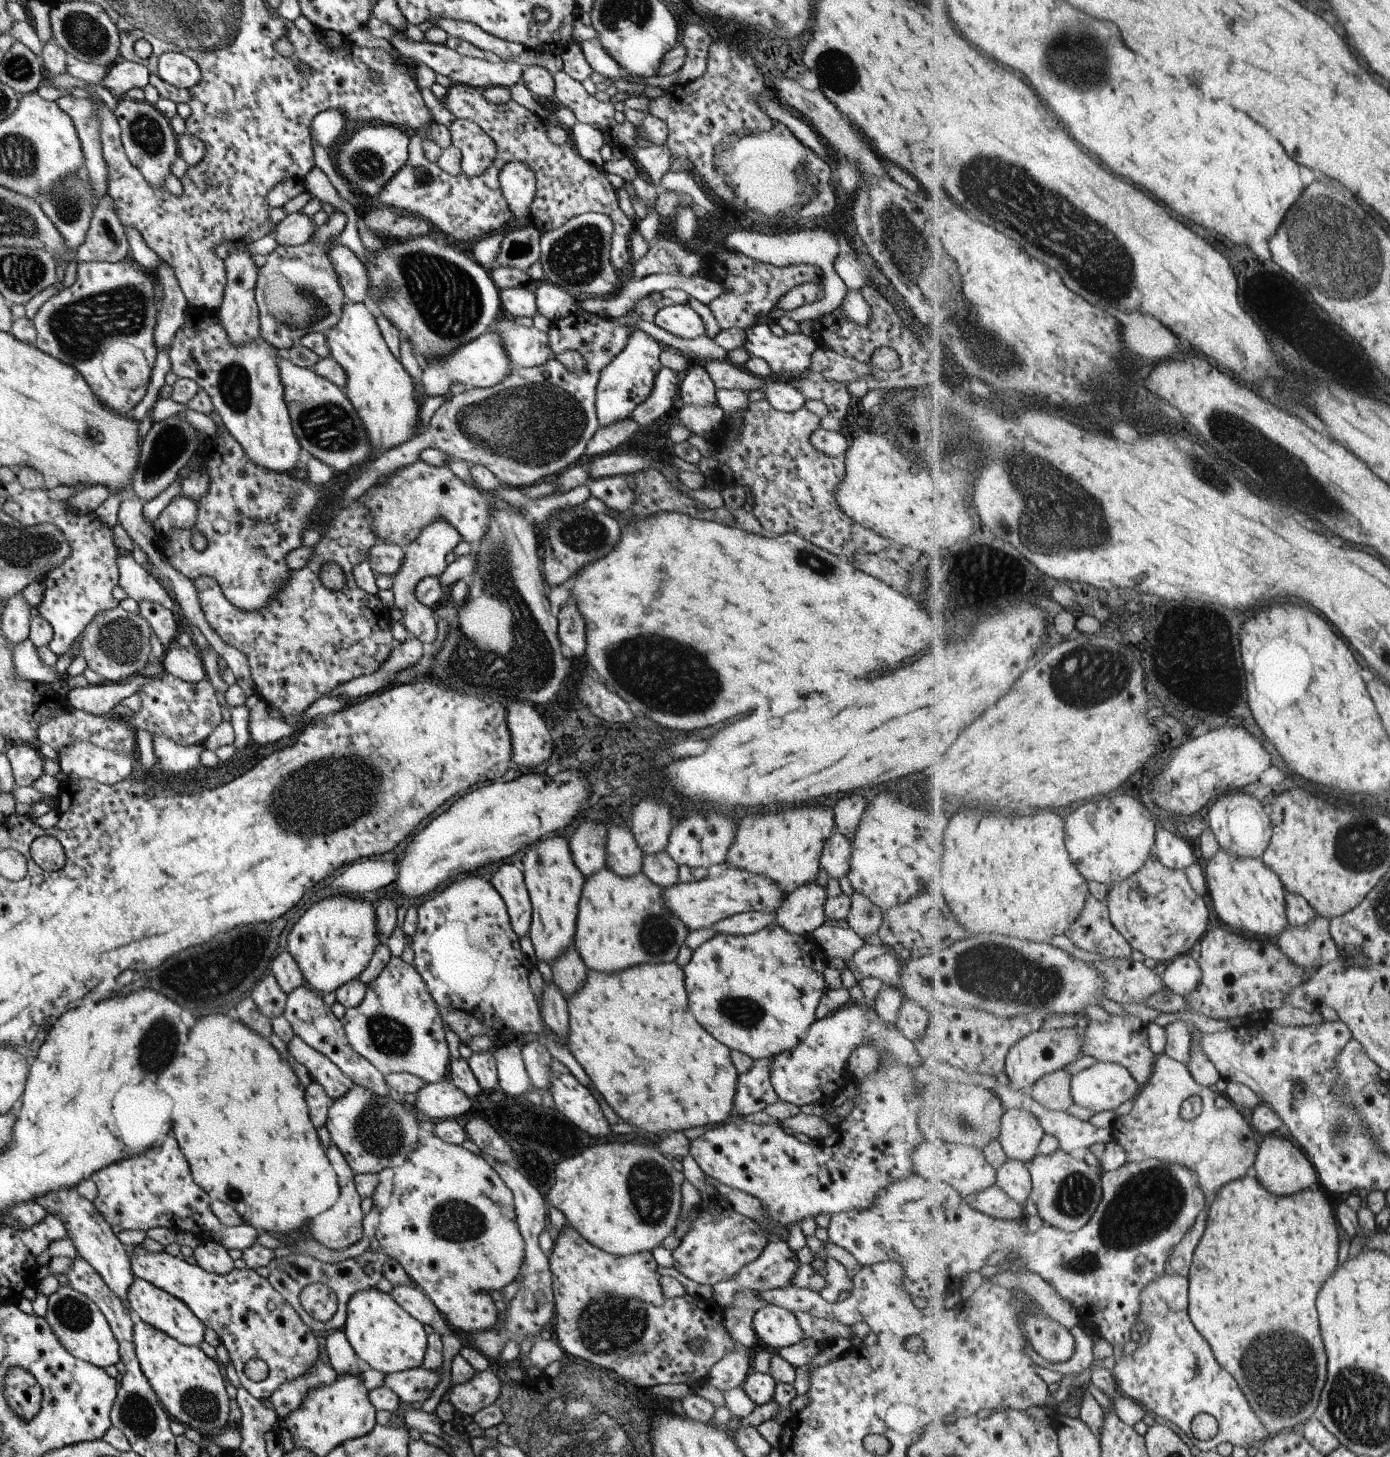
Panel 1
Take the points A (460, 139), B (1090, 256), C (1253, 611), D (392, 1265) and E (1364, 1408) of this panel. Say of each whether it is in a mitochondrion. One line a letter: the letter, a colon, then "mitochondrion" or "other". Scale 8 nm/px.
A: other
B: mitochondrion
C: other
D: other
E: mitochondrion

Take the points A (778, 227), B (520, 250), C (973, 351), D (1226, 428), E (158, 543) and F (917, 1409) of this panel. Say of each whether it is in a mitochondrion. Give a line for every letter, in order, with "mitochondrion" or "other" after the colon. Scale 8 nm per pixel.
A: other
B: mitochondrion
C: mitochondrion
D: mitochondrion
E: other
F: other

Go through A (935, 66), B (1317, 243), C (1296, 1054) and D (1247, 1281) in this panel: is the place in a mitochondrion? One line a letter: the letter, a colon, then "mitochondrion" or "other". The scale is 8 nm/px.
A: other
B: mitochondrion
C: other
D: other

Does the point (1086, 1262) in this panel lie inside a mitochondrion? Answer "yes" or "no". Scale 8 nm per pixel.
yes

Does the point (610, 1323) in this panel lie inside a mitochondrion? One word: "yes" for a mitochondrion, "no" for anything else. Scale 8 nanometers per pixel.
yes

